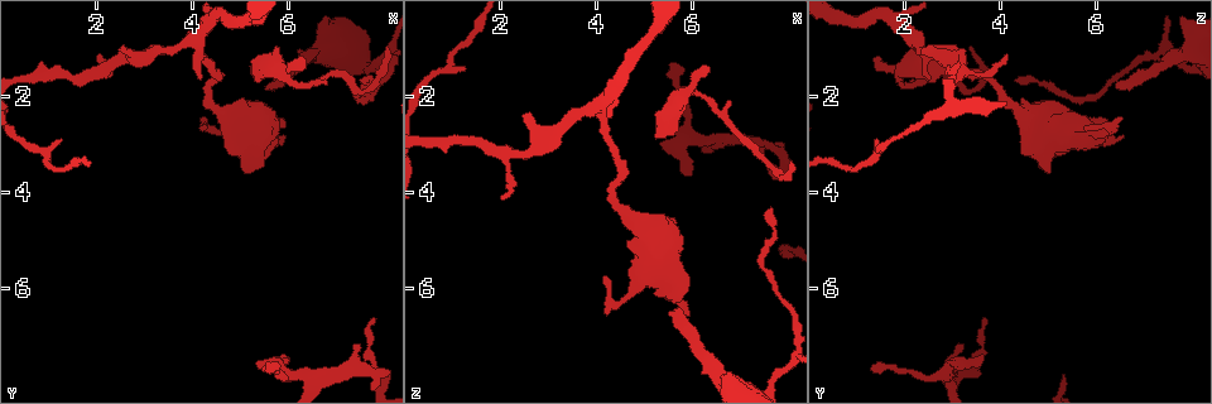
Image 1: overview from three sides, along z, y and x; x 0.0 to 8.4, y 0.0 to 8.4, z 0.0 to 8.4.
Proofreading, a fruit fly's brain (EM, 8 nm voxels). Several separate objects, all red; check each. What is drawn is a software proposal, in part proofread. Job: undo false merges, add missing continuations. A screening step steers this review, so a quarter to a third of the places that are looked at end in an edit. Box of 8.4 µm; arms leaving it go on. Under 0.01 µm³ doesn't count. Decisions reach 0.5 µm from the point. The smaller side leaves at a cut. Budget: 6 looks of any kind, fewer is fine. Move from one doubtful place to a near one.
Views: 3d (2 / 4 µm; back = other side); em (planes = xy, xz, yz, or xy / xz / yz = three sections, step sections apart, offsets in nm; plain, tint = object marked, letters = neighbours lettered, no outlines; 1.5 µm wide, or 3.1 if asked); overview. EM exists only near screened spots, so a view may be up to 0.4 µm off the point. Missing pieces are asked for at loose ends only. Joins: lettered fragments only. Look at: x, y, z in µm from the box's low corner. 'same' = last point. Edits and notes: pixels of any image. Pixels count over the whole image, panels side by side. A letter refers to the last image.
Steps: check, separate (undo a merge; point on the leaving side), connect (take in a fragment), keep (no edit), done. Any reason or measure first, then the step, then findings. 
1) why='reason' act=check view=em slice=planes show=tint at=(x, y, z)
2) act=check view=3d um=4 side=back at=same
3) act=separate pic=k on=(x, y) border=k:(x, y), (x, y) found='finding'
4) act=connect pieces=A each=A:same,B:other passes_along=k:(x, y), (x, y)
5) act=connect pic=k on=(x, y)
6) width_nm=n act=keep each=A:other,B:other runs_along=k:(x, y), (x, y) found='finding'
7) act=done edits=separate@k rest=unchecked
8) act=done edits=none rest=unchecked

why='end of a long branch' act=check view=3d um=2 at=(7.50, 1.75, 4.35)

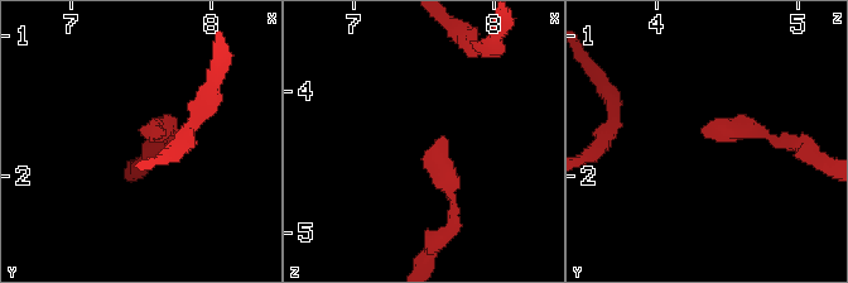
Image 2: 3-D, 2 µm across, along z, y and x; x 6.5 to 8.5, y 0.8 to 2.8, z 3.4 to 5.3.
why='now the EM' act=check view=em slice=xz step=4 show=plain at=(7.56, 1.68, 4.36)

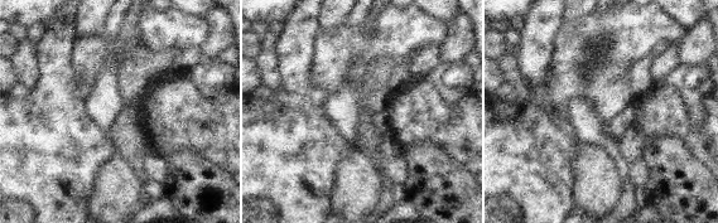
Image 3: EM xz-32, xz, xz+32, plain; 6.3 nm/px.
why='see the neighbours' act=check view=em slice=xz step=4 show=letters at=same

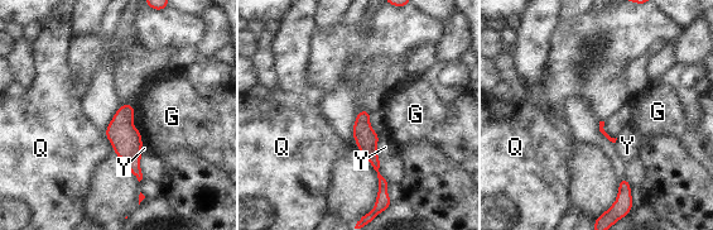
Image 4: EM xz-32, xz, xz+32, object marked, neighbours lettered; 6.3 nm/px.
act=keep each=G:other,Q:other,Y:other found='none of them fits'

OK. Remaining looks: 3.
why='free end' act=check view=3d um=2 at=(6.30, 1.25, 1.45)

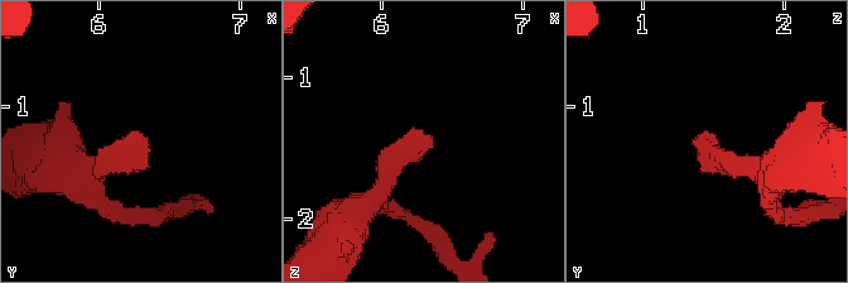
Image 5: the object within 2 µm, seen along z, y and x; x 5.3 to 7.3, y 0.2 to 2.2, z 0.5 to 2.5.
why='need the tissue' act=check view=em slice=planes show=tint at=(6.32, 1.22, 1.42)

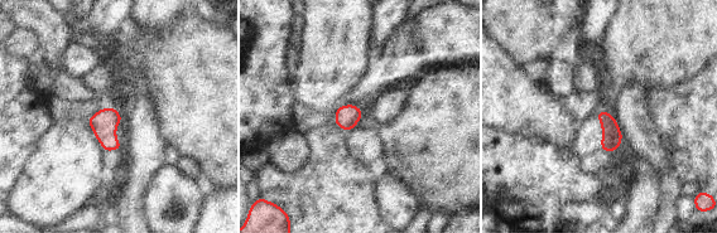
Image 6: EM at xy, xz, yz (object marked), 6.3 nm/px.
act=check view=em slice=planes show=letters at=same

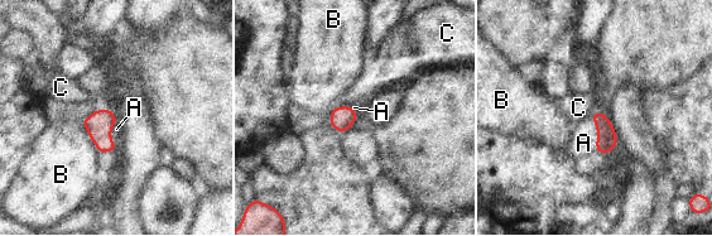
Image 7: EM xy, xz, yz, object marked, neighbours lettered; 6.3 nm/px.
act=connect pieces=A each=A:same,B:other,C:other passes_along=7:(606, 136), (597, 134), (583, 143) found='the neuron continues'

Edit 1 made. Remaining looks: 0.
act=done edits=connect@7 rest=unchecked

